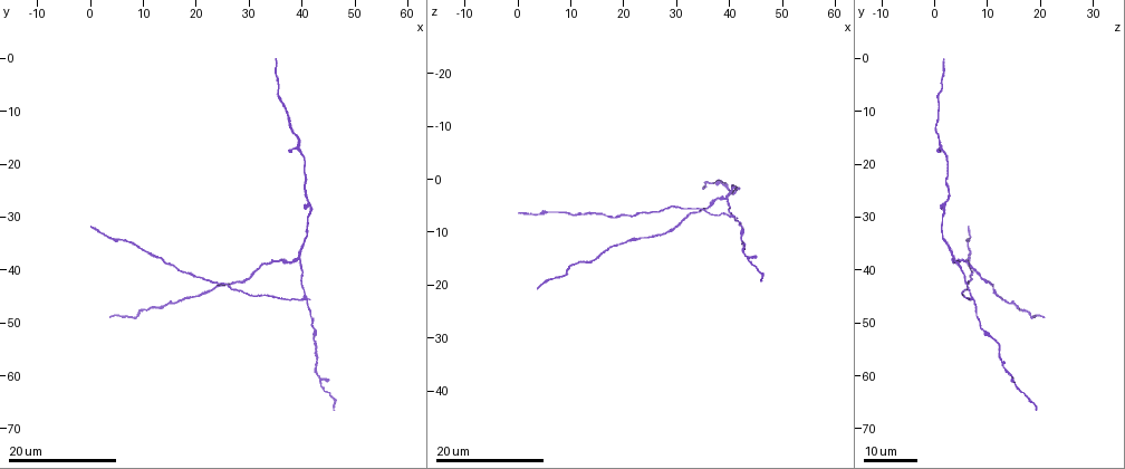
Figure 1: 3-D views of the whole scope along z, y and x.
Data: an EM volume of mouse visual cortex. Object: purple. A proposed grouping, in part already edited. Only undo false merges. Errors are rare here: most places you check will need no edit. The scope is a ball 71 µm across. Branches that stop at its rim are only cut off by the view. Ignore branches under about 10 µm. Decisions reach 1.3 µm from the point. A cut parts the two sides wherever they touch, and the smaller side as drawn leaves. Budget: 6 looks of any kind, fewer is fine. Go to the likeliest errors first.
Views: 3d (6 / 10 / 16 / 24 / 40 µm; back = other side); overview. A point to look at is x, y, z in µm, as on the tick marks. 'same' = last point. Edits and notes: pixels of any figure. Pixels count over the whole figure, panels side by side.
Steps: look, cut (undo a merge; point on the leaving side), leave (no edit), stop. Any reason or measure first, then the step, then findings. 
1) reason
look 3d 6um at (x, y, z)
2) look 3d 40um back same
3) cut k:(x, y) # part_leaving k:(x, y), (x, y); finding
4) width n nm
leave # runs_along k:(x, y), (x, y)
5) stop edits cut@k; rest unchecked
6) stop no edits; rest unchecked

branch point
look 3d 16um at (39.5, 38.0, 4.0)

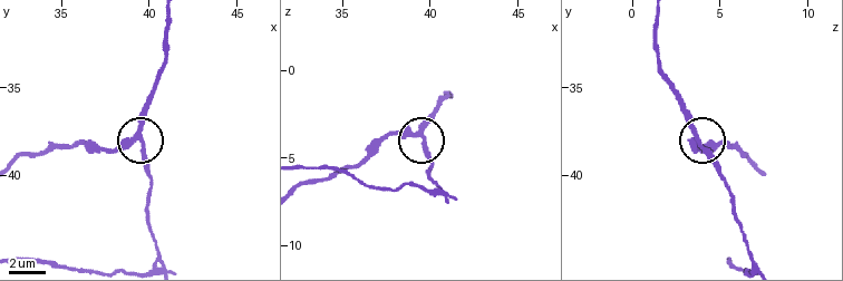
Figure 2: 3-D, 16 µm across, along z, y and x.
zoom in
look 3d 10um at (39.2, 37.7, 3.7)

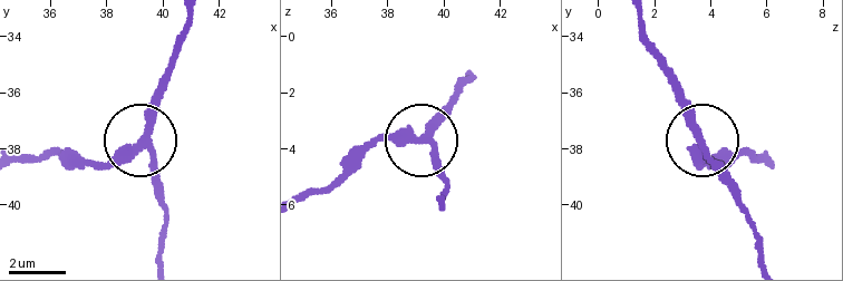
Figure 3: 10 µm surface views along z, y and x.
leave # runs_along 3:(445, 197), (426, 138), (451, 114); continuous, no second neuron

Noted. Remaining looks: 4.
three-way junction
look 3d 24um at (40.0, 45.0, 6.5)

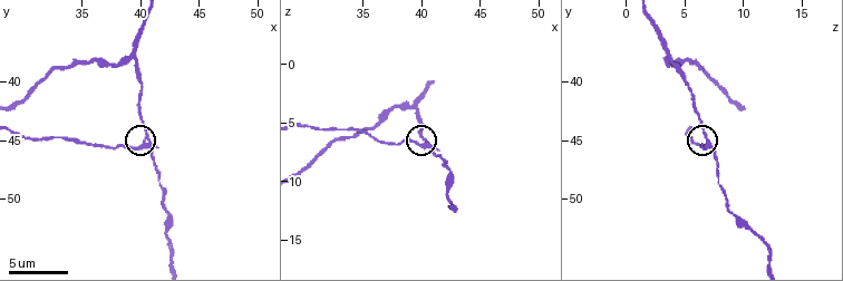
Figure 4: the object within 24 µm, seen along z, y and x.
zoom in
look 3d 6um at (40.6, 45.6, 7.0)

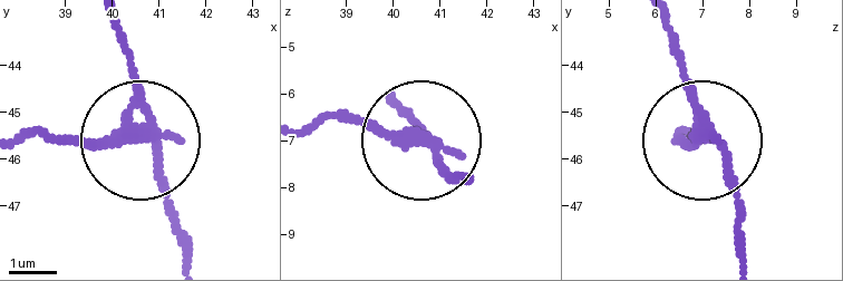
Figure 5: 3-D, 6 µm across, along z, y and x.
side_arm 29 um; arms 3
cut 5:(81, 142) # two neurons meet here

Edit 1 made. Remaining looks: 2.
stop edits cut@5; rest unchecked

